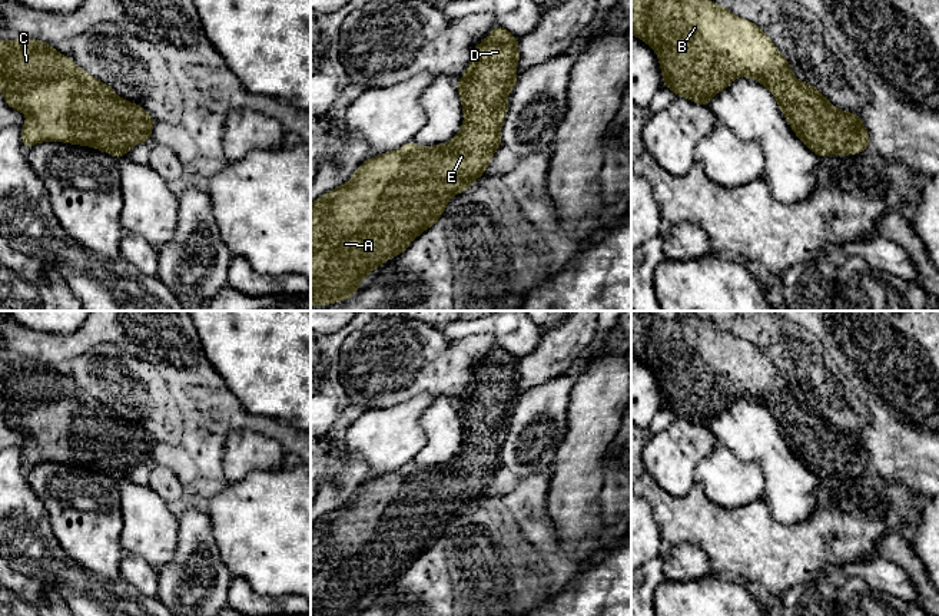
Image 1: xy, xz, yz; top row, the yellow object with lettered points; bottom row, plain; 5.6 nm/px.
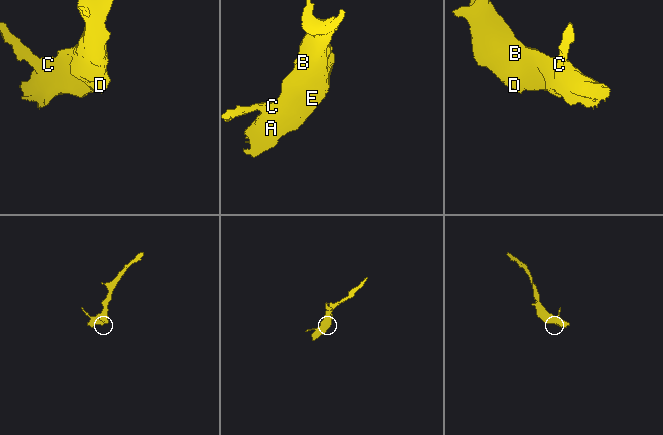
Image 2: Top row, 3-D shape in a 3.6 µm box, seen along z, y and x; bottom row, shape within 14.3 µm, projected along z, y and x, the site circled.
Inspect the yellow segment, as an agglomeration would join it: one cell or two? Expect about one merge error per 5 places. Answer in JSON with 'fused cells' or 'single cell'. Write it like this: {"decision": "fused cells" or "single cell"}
{"decision": "single cell"}

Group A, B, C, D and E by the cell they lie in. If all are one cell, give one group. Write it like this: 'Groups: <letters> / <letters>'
Groups: A B C D E

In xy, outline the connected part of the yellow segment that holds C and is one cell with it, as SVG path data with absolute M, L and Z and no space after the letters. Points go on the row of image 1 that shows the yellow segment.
M39 39L0 42L0 92L9 107L27 116L21 126L26 149L42 142L63 142L96 148L120 159L137 143L150 142L155 119L147 110L119 97L112 86Z

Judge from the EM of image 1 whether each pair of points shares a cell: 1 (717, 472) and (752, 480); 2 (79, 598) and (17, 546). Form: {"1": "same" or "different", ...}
{"1": "same", "2": "same"}

